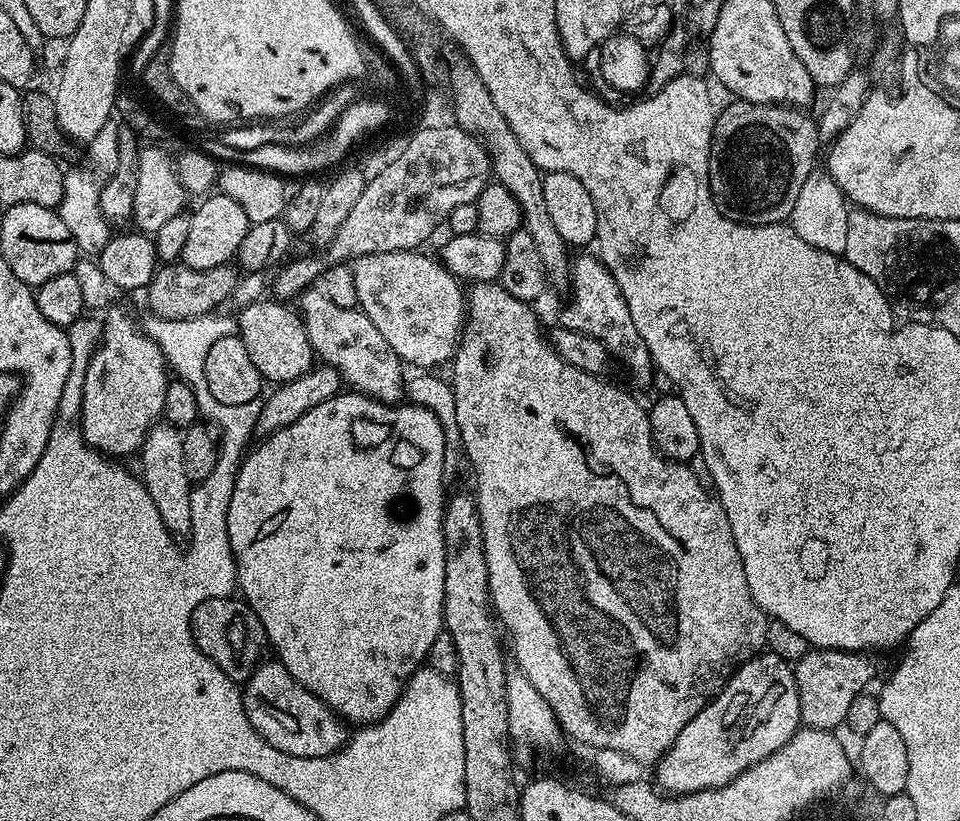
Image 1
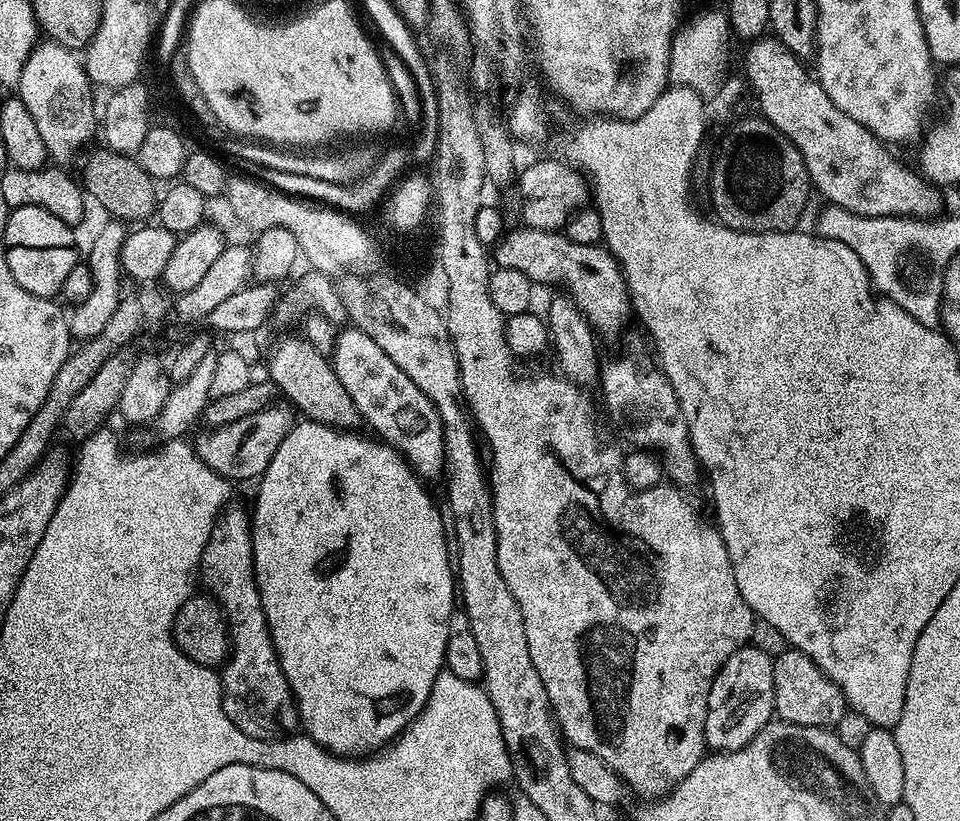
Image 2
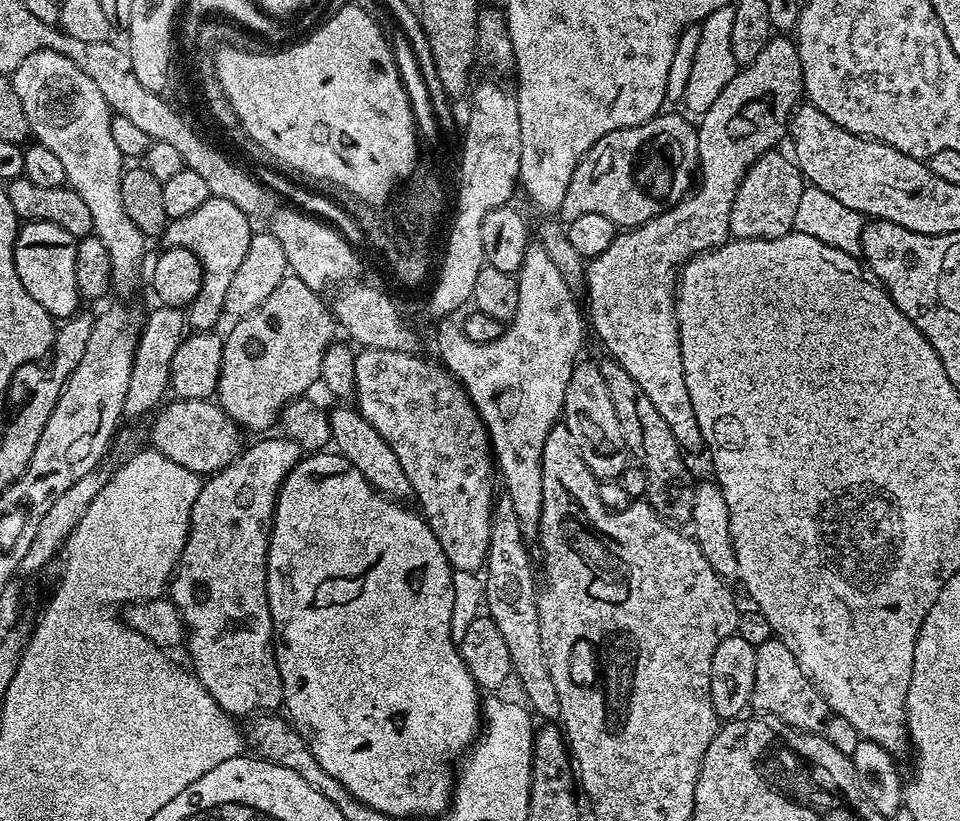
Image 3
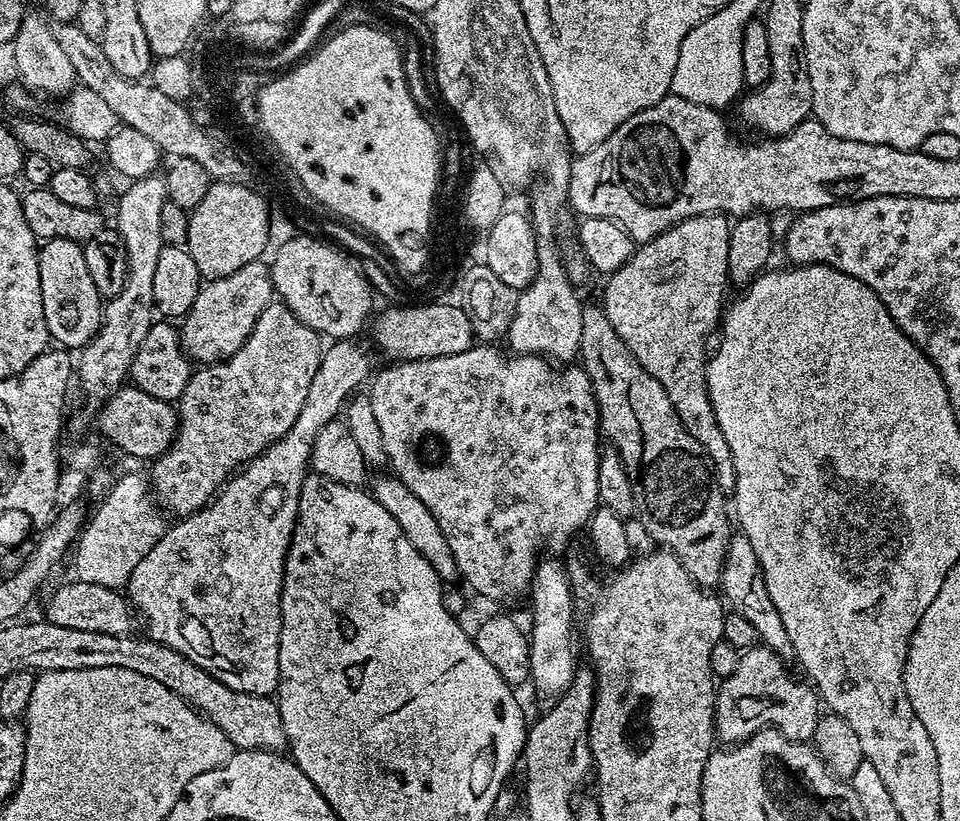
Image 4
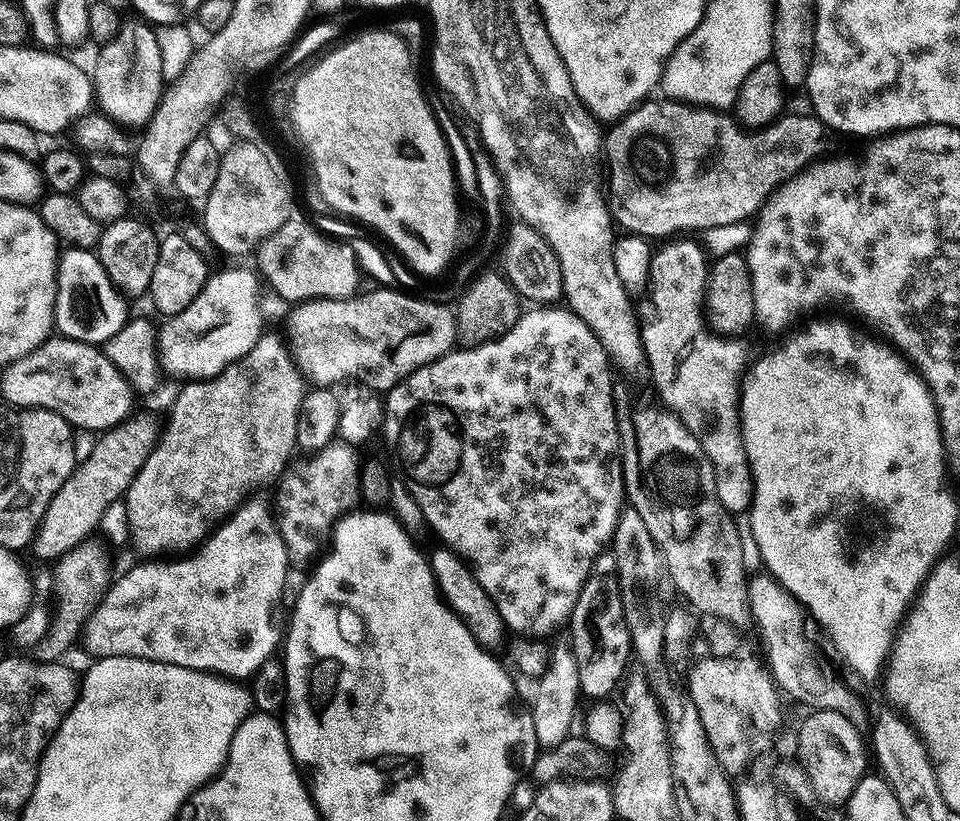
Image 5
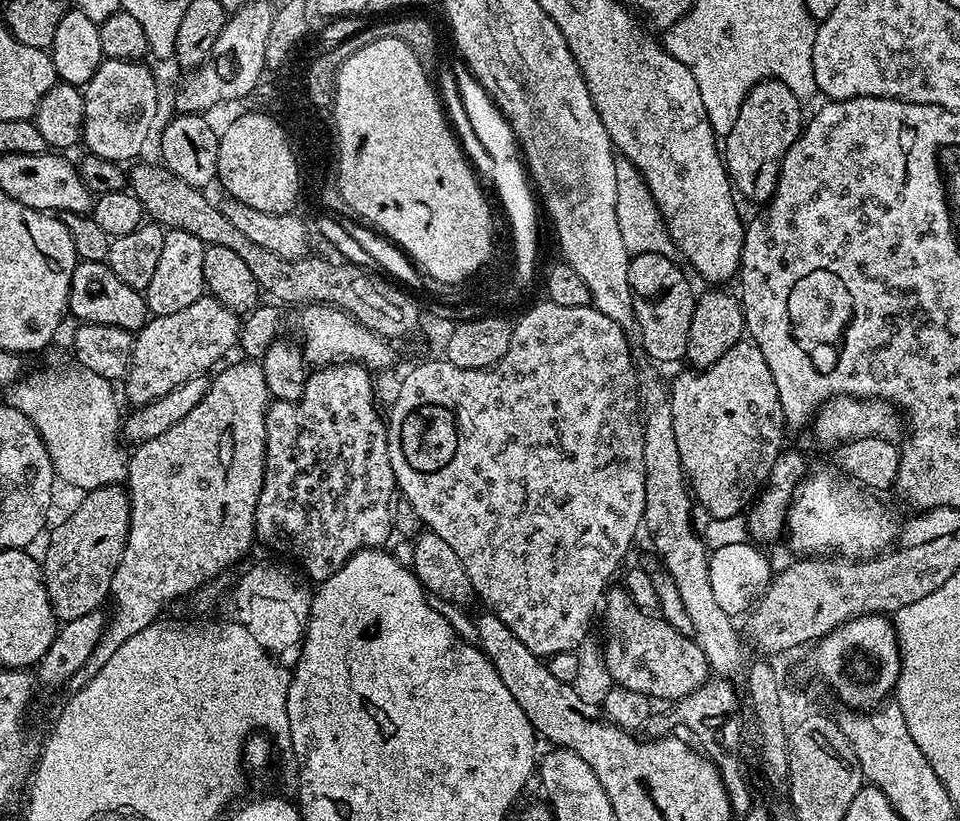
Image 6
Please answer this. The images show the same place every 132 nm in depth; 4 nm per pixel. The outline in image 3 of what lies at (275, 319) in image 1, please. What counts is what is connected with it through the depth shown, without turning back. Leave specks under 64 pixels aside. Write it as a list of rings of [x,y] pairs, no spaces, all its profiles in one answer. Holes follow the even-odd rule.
[[[338,407],[342,408],[331,409],[328,412],[328,422],[332,431],[331,443],[335,451],[346,457],[354,466],[354,470],[358,470],[358,474],[362,474],[362,478],[366,478],[366,482],[370,482],[370,486],[380,495],[397,502],[407,501],[412,496],[410,478],[406,478],[406,470],[402,470],[398,457],[394,450],[390,450],[386,438],[382,438],[382,434],[378,434],[378,430],[374,430],[374,426],[370,426],[370,422],[366,422],[364,415],[355,407]]]

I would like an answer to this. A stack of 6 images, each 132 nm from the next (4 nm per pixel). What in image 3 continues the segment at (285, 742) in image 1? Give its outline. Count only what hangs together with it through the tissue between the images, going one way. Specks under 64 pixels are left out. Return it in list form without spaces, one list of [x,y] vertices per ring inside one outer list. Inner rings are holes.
[[[260,438],[257,444],[252,444],[243,449],[240,455],[237,456],[234,462],[230,462],[226,465],[226,467],[221,470],[221,472],[211,473],[201,483],[200,485],[200,493],[198,494],[198,498],[194,498],[194,506],[192,507],[192,513],[190,514],[190,522],[188,523],[188,537],[186,538],[186,546],[182,550],[182,554],[180,555],[180,563],[176,565],[176,571],[170,581],[170,599],[172,605],[180,611],[181,616],[184,618],[184,627],[186,629],[186,648],[189,648],[192,651],[192,664],[190,663],[191,671],[194,673],[197,680],[199,680],[200,685],[205,688],[206,691],[210,693],[210,695],[216,699],[216,705],[219,706],[222,712],[228,713],[229,717],[237,718],[236,716],[244,716],[243,718],[251,717],[253,714],[263,713],[265,710],[276,710],[283,705],[284,702],[284,683],[282,682],[282,678],[280,677],[280,671],[278,670],[278,666],[276,665],[276,654],[274,651],[274,637],[272,634],[272,619],[270,618],[270,606],[268,605],[268,595],[266,594],[266,574],[268,573],[268,534],[272,527],[272,519],[274,518],[274,510],[276,509],[276,496],[280,492],[280,487],[282,486],[282,482],[286,477],[290,474],[290,470],[295,466],[296,463],[302,458],[302,453],[300,451],[300,447],[296,445],[293,440],[289,440],[287,438],[279,438],[280,440],[264,440],[268,438]]]

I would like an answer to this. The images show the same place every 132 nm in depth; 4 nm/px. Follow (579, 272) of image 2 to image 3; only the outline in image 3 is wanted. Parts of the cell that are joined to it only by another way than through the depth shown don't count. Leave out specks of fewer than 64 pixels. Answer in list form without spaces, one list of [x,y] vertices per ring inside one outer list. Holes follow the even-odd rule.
[[[784,34],[773,35],[768,44],[762,46],[762,54],[758,54],[758,58],[754,58],[754,62],[743,65],[737,71],[736,76],[730,78],[730,82],[726,82],[726,86],[722,86],[722,94],[718,94],[718,99],[714,102],[714,106],[710,106],[710,110],[706,110],[699,117],[696,129],[696,153],[700,163],[698,165],[698,179],[695,181],[692,191],[683,200],[678,201],[670,210],[650,218],[650,222],[639,224],[637,228],[621,231],[614,238],[614,242],[610,242],[610,246],[606,246],[606,250],[602,250],[602,254],[598,254],[595,260],[589,260],[586,264],[586,301],[588,300],[586,316],[590,321],[591,331],[592,328],[596,331],[596,336],[600,339],[601,346],[608,351],[605,353],[615,360],[622,370],[626,370],[626,374],[630,374],[630,378],[634,378],[634,382],[638,382],[638,386],[642,386],[642,394],[646,394],[646,398],[650,398],[650,402],[654,402],[654,410],[658,410],[658,414],[662,414],[666,426],[670,426],[670,434],[674,434],[674,438],[680,443],[681,449],[685,453],[701,451],[704,448],[704,439],[702,438],[702,430],[698,430],[698,418],[694,414],[694,405],[690,403],[690,390],[686,390],[686,374],[682,370],[682,350],[680,349],[680,335],[678,334],[676,305],[674,303],[674,289],[678,283],[678,270],[683,269],[684,265],[693,256],[700,256],[703,252],[710,252],[713,248],[718,248],[720,245],[728,243],[730,239],[730,210],[732,209],[738,186],[748,172],[748,167],[762,154],[773,151],[779,145],[776,143],[783,136],[787,137],[789,135],[792,113],[796,111],[804,96],[804,75],[802,74],[800,58],[801,56],[796,49],[795,39],[789,38]]]

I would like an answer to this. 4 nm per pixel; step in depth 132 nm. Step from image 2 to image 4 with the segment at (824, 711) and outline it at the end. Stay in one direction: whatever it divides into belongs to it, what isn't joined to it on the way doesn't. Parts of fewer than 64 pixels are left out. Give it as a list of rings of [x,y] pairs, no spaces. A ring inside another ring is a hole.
[[[745,648],[739,653],[733,672],[719,681],[714,736],[721,745],[739,744],[769,726],[791,740],[811,741],[816,721],[822,715],[822,701],[811,683],[795,680],[780,660],[783,659],[769,648]]]

